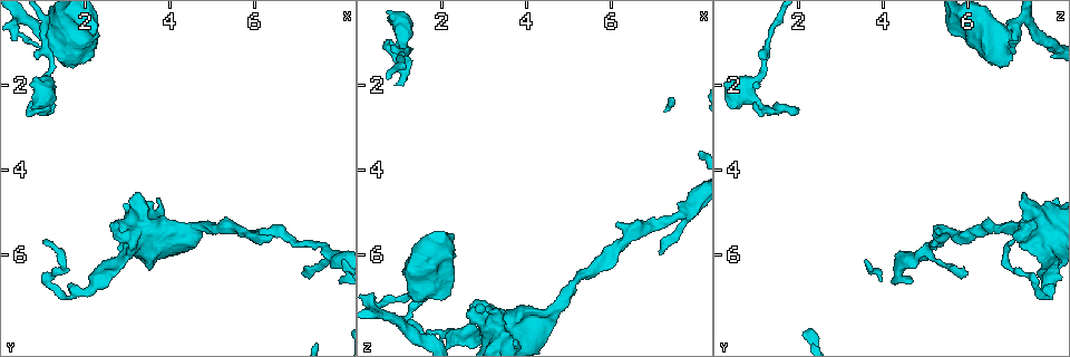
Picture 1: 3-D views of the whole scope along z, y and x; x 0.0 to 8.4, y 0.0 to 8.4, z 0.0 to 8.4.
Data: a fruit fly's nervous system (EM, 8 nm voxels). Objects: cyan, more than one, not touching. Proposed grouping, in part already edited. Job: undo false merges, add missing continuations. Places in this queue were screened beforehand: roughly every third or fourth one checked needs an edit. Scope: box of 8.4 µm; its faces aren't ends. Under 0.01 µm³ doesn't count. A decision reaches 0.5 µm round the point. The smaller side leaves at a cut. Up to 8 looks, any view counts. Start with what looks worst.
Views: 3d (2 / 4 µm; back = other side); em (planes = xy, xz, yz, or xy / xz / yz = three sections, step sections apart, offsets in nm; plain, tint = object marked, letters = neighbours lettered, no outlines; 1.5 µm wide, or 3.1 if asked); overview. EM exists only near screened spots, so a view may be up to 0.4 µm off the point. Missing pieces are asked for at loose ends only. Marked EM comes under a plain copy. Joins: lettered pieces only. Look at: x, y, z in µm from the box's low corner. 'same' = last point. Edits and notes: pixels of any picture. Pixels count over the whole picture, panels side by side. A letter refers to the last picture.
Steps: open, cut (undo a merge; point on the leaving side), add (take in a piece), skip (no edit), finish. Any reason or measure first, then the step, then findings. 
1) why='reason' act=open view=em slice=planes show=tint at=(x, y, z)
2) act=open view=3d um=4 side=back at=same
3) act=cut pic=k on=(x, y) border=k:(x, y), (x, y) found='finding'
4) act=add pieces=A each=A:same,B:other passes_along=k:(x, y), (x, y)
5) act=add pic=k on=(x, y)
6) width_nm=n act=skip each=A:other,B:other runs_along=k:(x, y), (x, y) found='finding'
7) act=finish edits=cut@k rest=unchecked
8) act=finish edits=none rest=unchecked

why='free end' act=open view=em slice=planes show=letters at=(0.95, 2.60, 1.95)

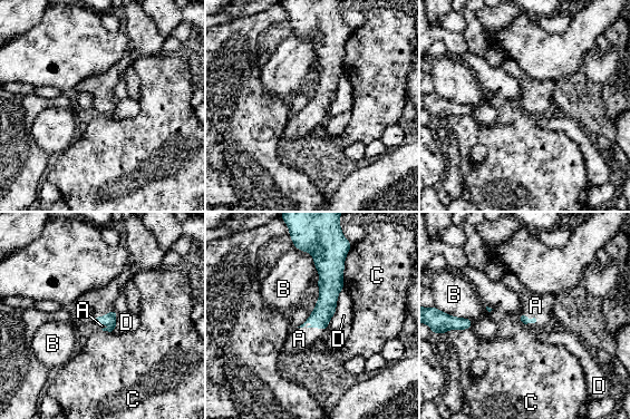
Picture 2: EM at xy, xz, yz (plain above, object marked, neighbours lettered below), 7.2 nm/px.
act=add pieces=A each=A:same,B:other,C:other,D:other passes_along=2:(325, 309), (311, 327), (299, 339) found='the neuron continues'

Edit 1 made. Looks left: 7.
why='sudden change in width' act=open view=em slice=planes show=letters at=(0.95, 1.10, 7.05)

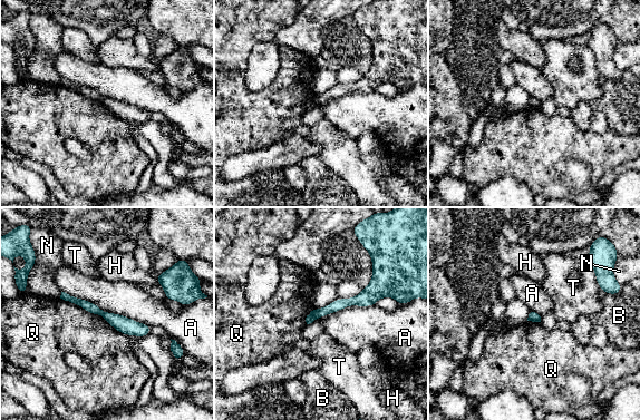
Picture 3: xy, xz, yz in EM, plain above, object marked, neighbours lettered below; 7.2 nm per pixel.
act=cut pic=3 on=(311, 316) each=A:other,B:other,H:other,N:other,Q:other,T:other border=3:(316, 310), (317, 318) found='a second neuron is stuck on'

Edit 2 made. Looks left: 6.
why='see it whole again' act=open view=overview

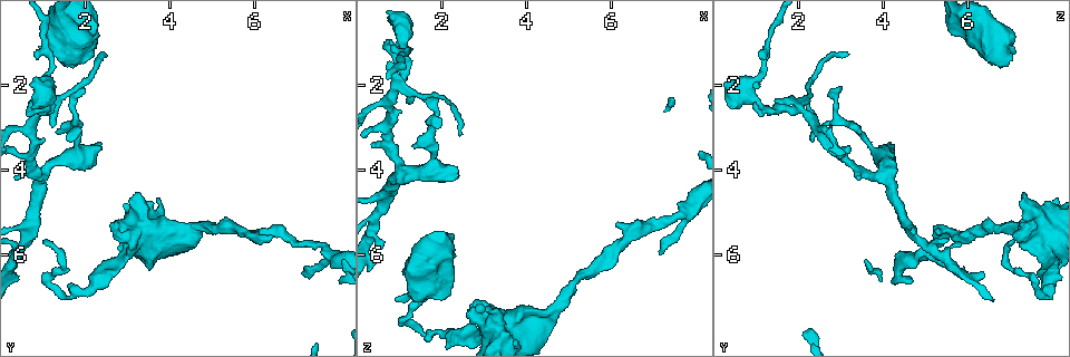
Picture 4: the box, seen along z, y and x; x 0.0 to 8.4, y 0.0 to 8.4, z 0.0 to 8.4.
why='narrows sharply' act=open view=3d um=2 at=(2.65, 6.30, 7.95)

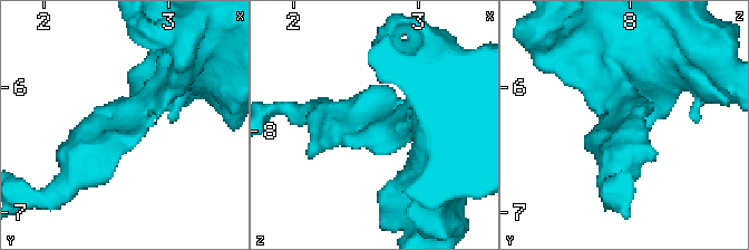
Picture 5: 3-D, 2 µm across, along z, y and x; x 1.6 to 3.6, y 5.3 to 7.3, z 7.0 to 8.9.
arm_widths_nm=180,600 why='now the EM' act=open view=em slice=planes show=letters at=(2.66, 6.32, 7.90)

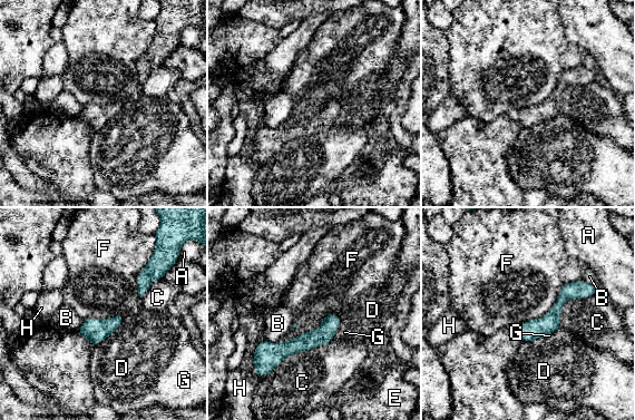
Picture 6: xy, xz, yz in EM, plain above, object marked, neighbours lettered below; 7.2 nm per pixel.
act=skip each=A:other,B:other,C:other,D:other,E:other,F:other,G:other,H:other border=6:(333, 340), (289, 354), (261, 378) found='one neuron here'

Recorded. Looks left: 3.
act=finish edits=add@2,cut@3 rest=unchecked

